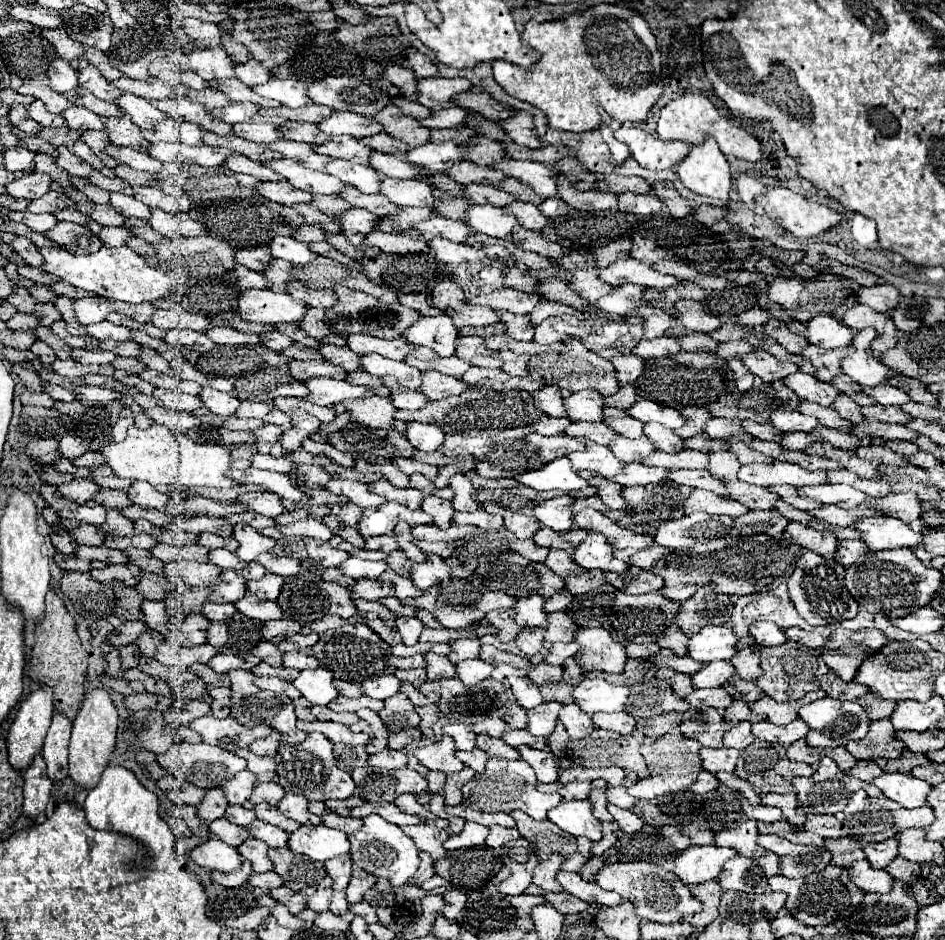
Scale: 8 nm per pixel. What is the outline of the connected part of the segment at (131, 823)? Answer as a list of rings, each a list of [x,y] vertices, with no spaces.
[[[107,765],[99,783],[87,791],[85,813],[87,813],[89,825],[95,829],[119,831],[119,833],[139,839],[141,843],[147,845],[153,857],[153,867],[169,869],[169,863],[175,857],[177,837],[173,835],[169,823],[159,815],[159,797],[153,791],[147,791],[137,781],[133,771],[119,767],[119,765]]]

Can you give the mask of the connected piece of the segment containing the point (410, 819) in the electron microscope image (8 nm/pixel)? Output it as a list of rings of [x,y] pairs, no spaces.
[[[365,803],[365,805],[355,807],[355,809],[351,811],[351,815],[361,817],[361,819],[367,817],[367,815],[371,815],[371,813],[379,813],[381,817],[385,817],[385,819],[391,821],[391,823],[397,823],[399,827],[405,827],[405,825],[419,825],[419,823],[423,823],[421,819],[403,813],[395,803]]]

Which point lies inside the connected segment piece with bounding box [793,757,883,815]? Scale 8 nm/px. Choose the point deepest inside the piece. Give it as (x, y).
(828, 791)

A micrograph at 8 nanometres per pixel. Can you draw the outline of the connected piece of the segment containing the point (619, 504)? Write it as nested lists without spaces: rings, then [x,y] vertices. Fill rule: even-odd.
[[[599,475],[591,477],[589,485],[599,489],[599,497],[603,499],[603,503],[609,509],[625,509],[627,507],[627,501],[623,501],[623,485],[613,483],[613,481],[609,481],[605,477],[599,477]]]

